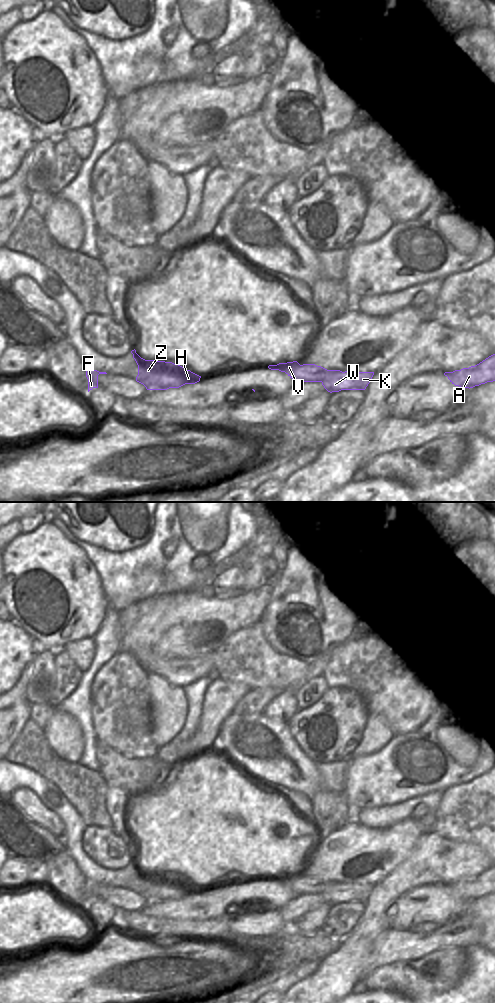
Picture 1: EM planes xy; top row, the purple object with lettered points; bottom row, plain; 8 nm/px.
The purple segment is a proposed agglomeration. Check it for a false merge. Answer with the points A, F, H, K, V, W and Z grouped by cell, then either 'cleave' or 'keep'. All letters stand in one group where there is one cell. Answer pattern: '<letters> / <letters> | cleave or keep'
A F H K W Z / V | cleave

